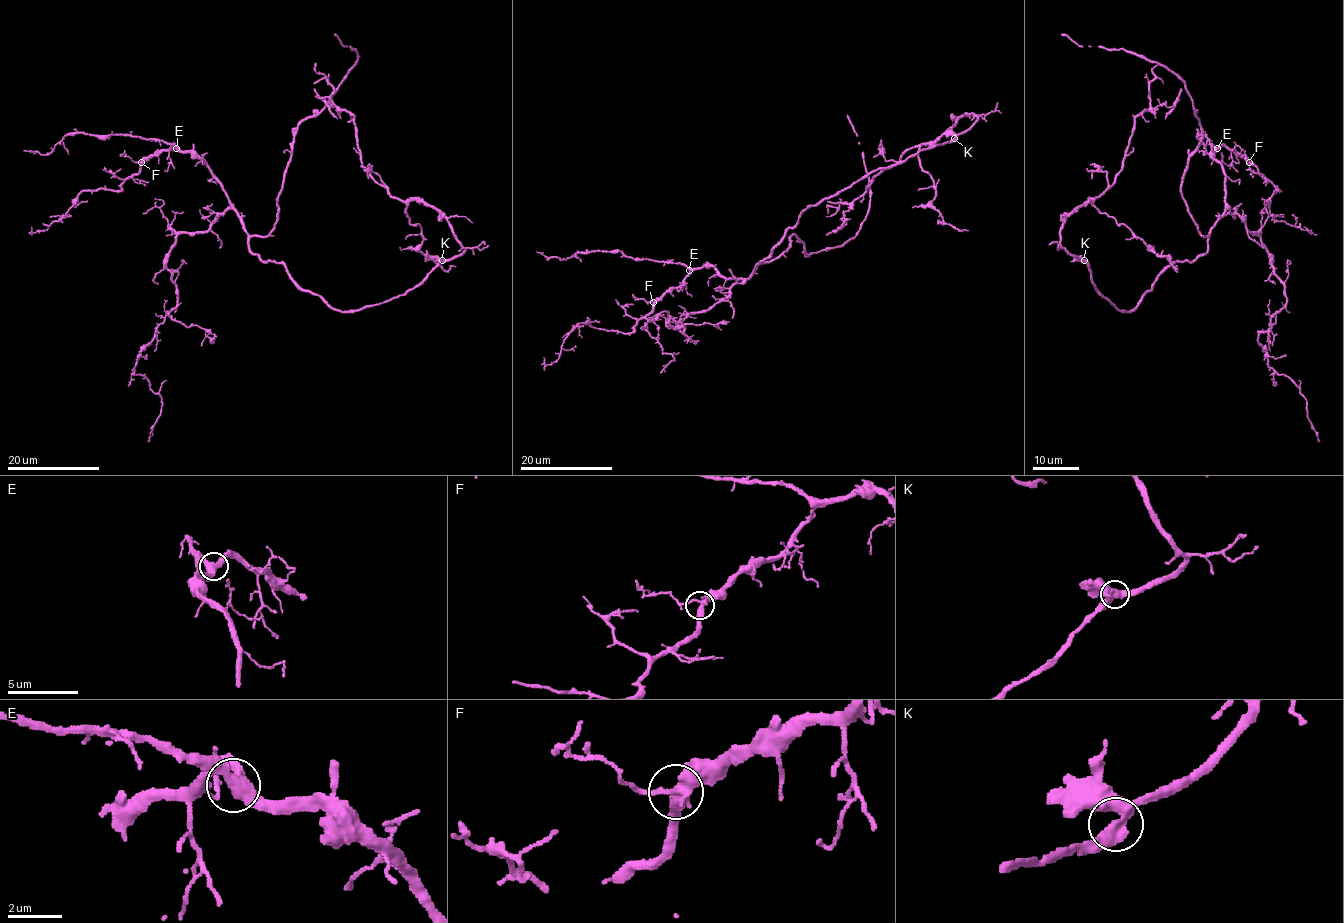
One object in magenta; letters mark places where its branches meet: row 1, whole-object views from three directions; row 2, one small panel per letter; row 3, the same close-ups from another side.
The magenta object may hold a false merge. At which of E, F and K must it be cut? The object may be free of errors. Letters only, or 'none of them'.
none of them

